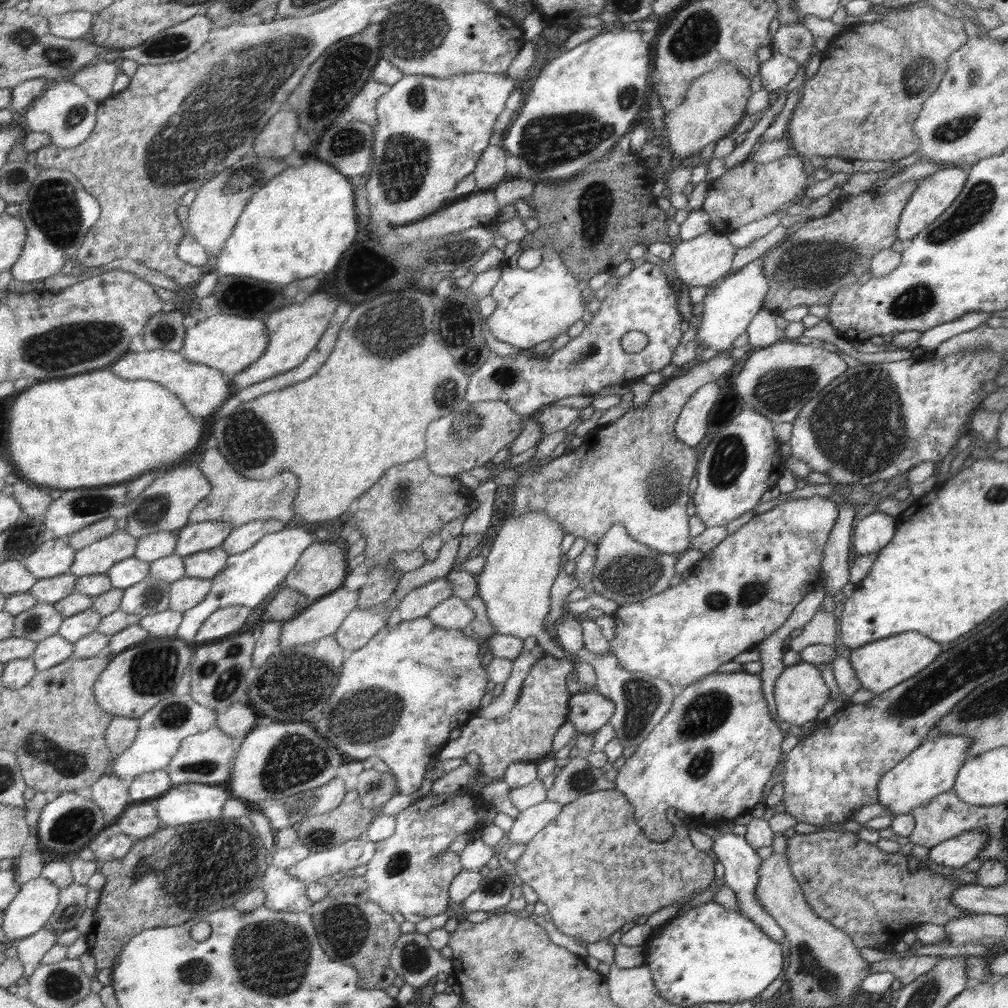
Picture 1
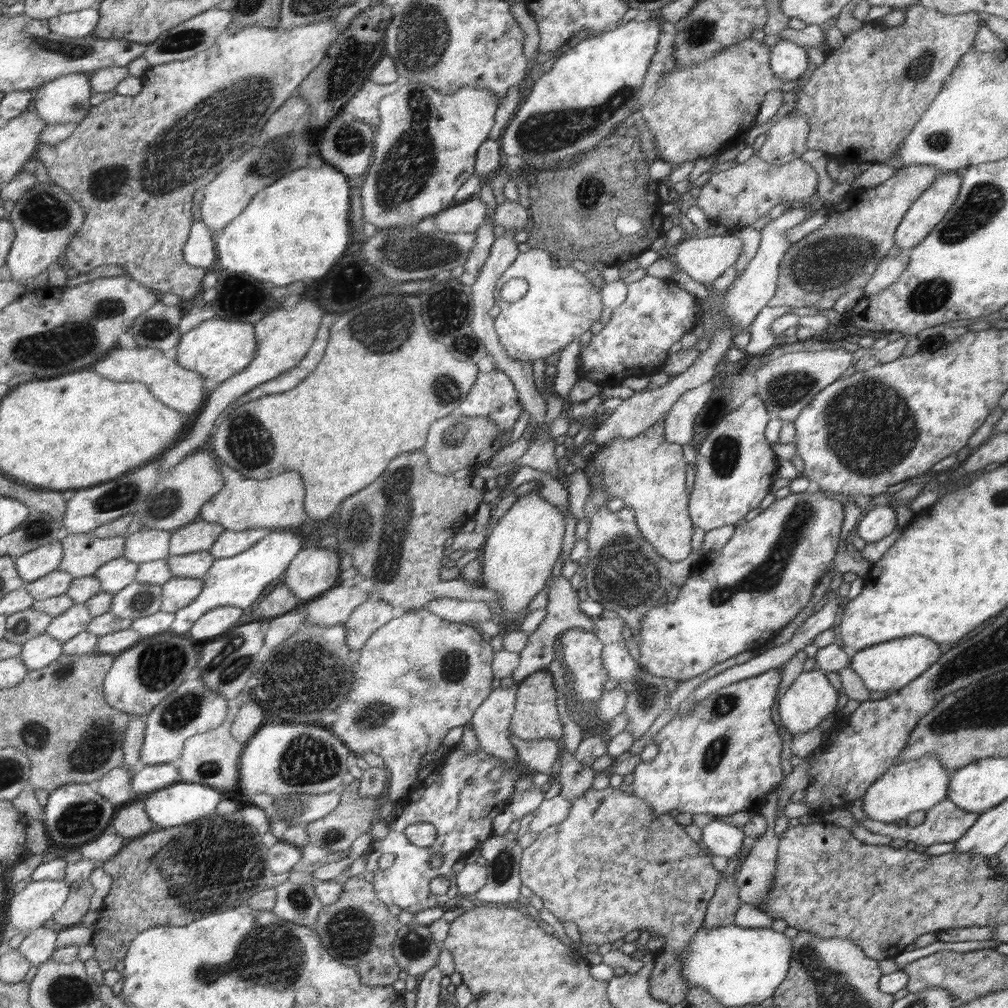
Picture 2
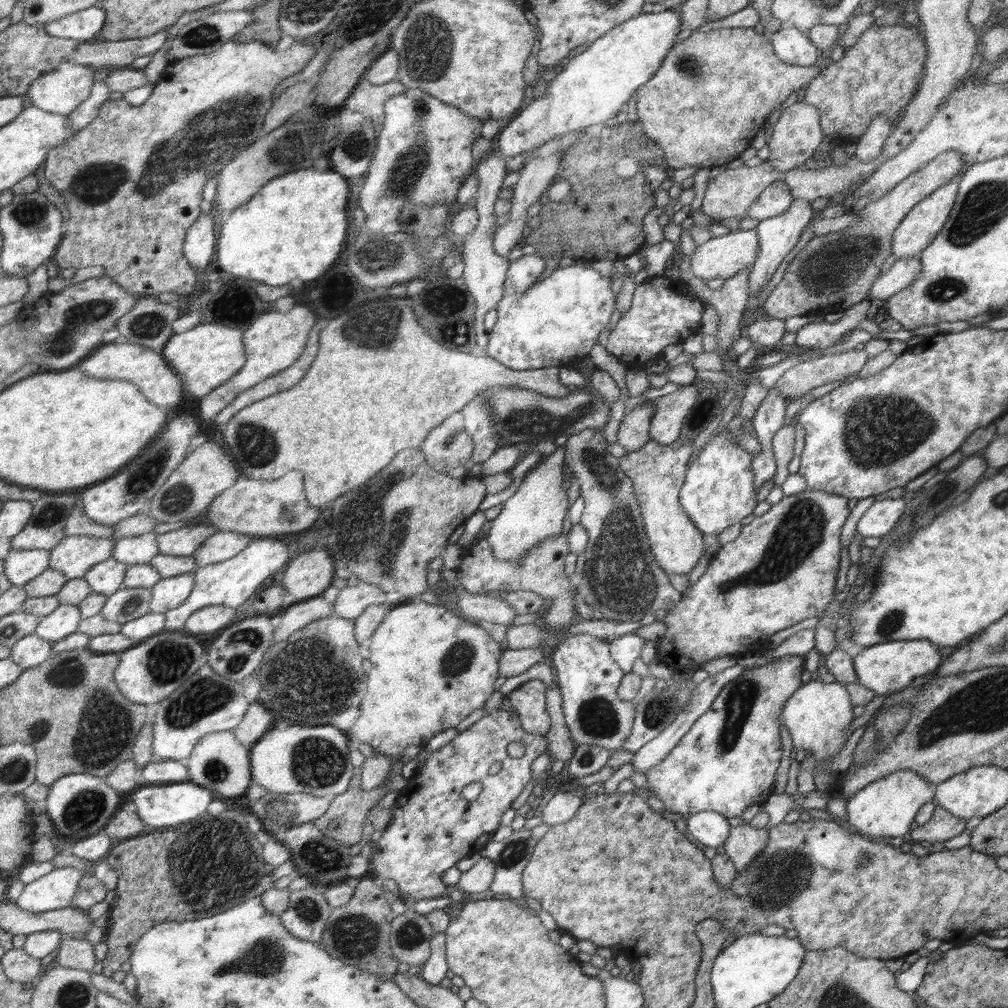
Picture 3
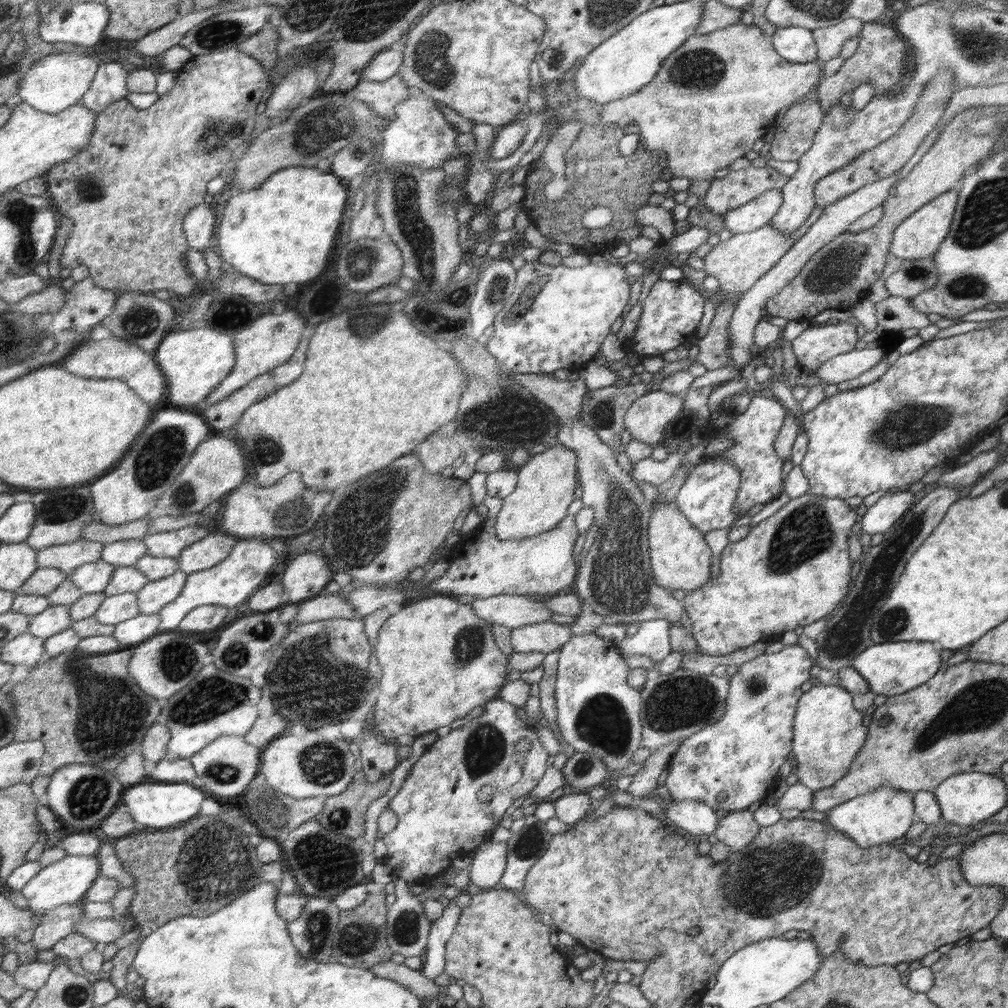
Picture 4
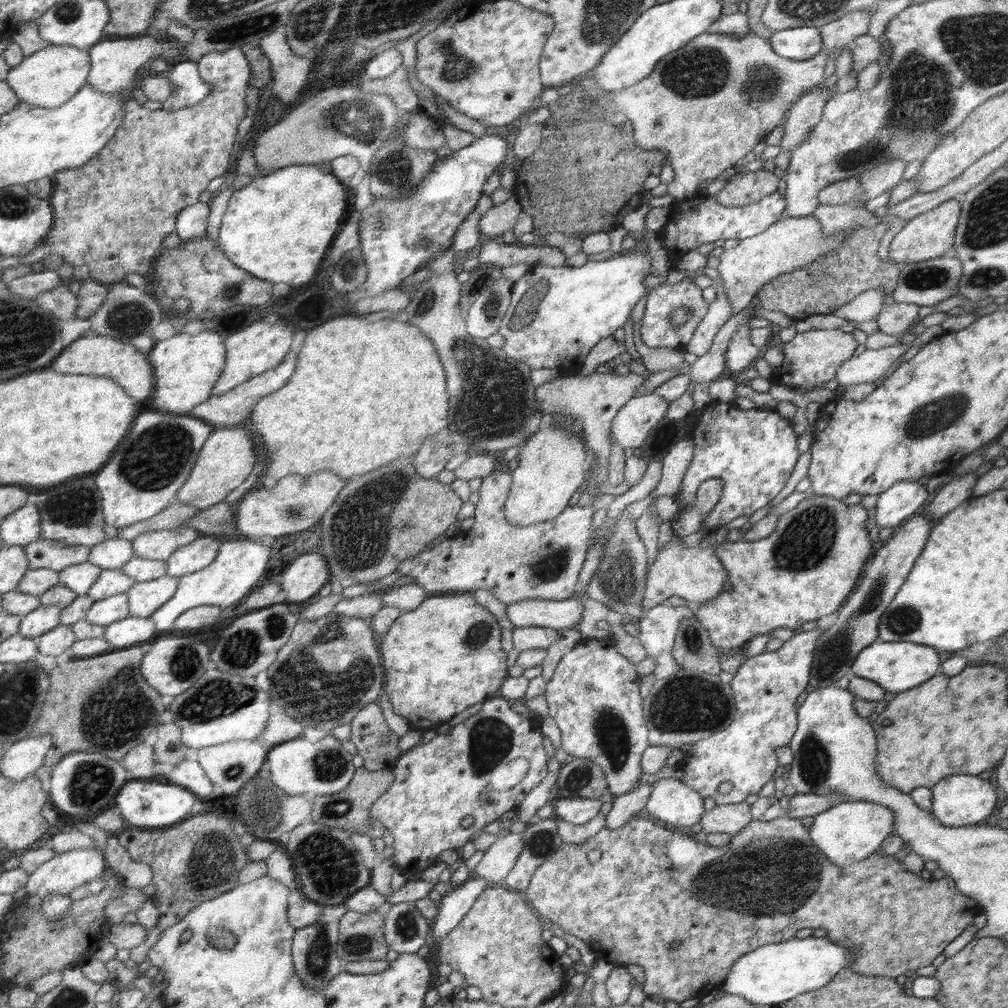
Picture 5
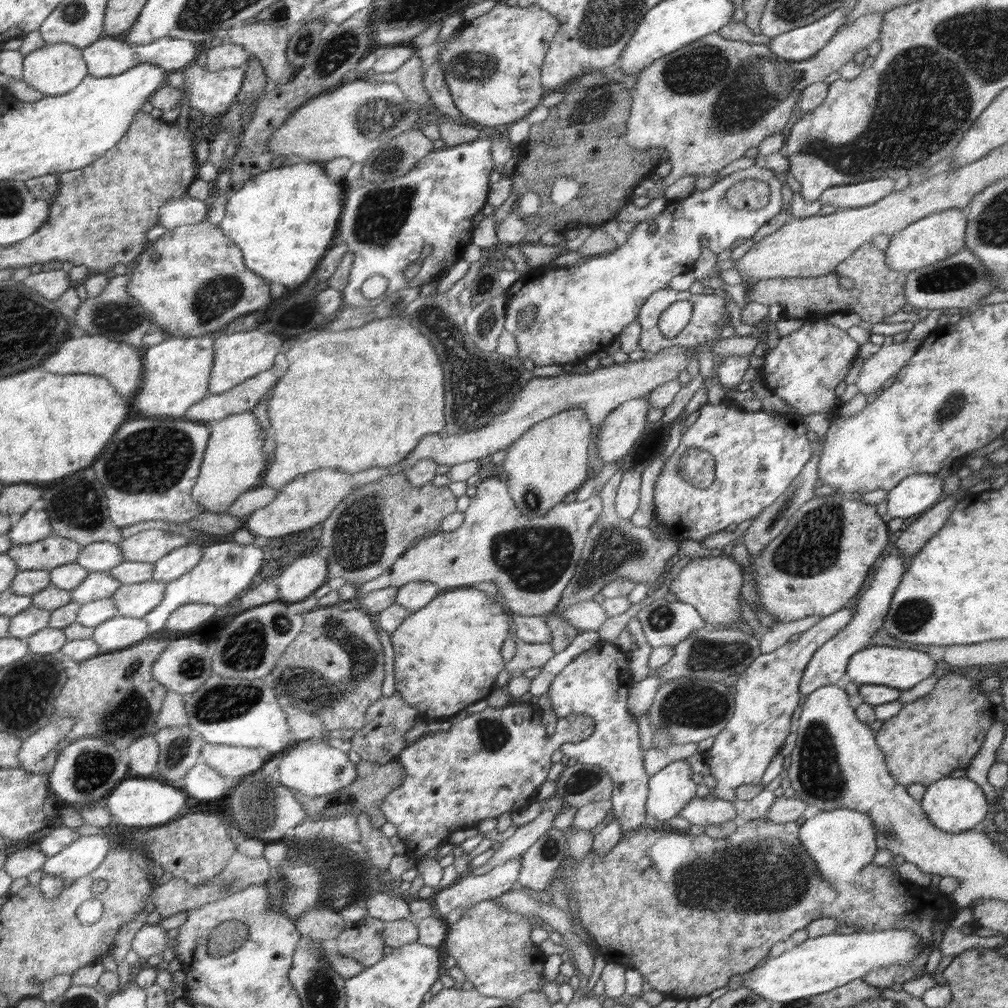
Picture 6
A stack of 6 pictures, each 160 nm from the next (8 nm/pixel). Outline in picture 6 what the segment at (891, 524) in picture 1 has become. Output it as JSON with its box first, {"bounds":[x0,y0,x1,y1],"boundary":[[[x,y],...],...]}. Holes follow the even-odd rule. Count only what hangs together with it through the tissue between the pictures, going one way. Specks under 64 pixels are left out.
{"bounds":[887,474,944,518],"boundary":[[[934,474],[912,475],[888,491],[887,514],[892,518],[910,518],[932,508],[944,490],[944,480]]]}

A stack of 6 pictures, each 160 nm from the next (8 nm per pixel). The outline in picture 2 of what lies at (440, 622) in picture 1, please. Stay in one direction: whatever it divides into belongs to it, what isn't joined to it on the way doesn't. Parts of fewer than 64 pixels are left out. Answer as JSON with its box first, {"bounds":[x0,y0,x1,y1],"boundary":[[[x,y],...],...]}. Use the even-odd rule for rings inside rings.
{"bounds":[426,597,497,625],"boundary":[[[444,597],[431,600],[426,608],[429,612],[441,616],[444,620],[473,625],[476,622],[497,618],[491,614],[488,603],[488,601],[469,601]]]}

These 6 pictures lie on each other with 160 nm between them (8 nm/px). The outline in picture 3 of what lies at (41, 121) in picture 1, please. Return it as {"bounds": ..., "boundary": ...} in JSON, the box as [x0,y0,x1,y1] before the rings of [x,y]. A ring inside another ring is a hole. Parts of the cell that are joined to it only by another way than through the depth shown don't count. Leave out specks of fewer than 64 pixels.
{"bounds":[25,62,94,116],"boundary":[[[65,62],[40,75],[25,93],[44,112],[68,116],[91,94],[94,72],[88,65]]]}

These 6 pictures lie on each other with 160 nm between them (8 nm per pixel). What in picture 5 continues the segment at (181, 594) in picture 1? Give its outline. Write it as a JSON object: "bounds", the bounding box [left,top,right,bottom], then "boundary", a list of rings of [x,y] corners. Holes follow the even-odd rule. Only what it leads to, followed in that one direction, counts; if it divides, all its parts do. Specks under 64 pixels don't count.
{"bounds":[125,574,179,618],"boundary":[[[166,574],[154,580],[136,583],[125,592],[128,597],[130,616],[149,618],[157,608],[172,598],[178,581],[179,577]]]}

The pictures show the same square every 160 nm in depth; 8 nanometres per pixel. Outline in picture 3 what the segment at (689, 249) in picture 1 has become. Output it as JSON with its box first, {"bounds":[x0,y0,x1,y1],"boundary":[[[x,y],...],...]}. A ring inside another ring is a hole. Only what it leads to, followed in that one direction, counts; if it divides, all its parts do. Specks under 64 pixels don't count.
{"bounds":[690,229,759,281],"boundary":[[[756,229],[730,231],[730,233],[712,237],[706,243],[698,245],[690,260],[694,276],[705,281],[715,279],[728,280],[741,270],[750,271],[759,254],[759,234]]]}

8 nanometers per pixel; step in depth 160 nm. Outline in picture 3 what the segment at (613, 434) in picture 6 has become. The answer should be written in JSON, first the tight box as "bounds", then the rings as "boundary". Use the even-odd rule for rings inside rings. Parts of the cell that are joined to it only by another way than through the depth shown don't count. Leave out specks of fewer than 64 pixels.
{"bounds":[647,385,700,445],"boundary":[[[692,385],[680,387],[678,391],[660,396],[655,400],[647,401],[654,403],[653,415],[650,419],[649,435],[650,439],[662,445],[676,445],[678,436],[682,433],[683,424],[688,419],[688,414],[695,408],[698,402],[700,391]]]}

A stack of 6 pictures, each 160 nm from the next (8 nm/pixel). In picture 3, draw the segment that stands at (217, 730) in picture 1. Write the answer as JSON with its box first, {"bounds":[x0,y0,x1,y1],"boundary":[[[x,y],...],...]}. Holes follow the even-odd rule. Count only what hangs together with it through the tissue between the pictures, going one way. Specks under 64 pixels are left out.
{"bounds":[184,730,251,798],"boundary":[[[226,730],[203,736],[194,751],[184,760],[190,780],[204,788],[212,788],[224,798],[240,796],[250,786],[251,756],[246,746],[235,736],[234,731]]]}

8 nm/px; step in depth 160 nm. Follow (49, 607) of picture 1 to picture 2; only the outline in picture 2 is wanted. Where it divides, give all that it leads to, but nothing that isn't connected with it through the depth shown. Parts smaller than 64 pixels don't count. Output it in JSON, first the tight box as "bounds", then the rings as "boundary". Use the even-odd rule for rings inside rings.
{"bounds":[3,608,52,645],"boundary":[[[32,608],[16,612],[16,614],[7,616],[3,639],[23,645],[27,640],[44,633],[52,621],[52,616]]]}

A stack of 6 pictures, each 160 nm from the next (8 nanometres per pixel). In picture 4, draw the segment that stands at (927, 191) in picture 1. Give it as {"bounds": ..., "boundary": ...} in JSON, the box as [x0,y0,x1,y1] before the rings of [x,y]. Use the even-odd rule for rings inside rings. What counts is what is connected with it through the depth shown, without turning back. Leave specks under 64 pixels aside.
{"bounds":[889,188,960,260],"boundary":[[[960,188],[948,189],[913,212],[904,222],[901,222],[893,232],[889,252],[906,260],[932,257],[936,254],[950,230],[959,195],[958,190]]]}

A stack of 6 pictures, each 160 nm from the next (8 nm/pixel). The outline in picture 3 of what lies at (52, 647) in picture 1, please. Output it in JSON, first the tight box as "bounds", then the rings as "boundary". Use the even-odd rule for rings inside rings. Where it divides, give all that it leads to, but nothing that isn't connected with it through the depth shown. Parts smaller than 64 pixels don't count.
{"bounds":[8,632,52,669],"boundary":[[[34,632],[23,636],[18,642],[15,642],[8,658],[25,669],[29,669],[49,659],[52,645],[52,641],[42,640]]]}

